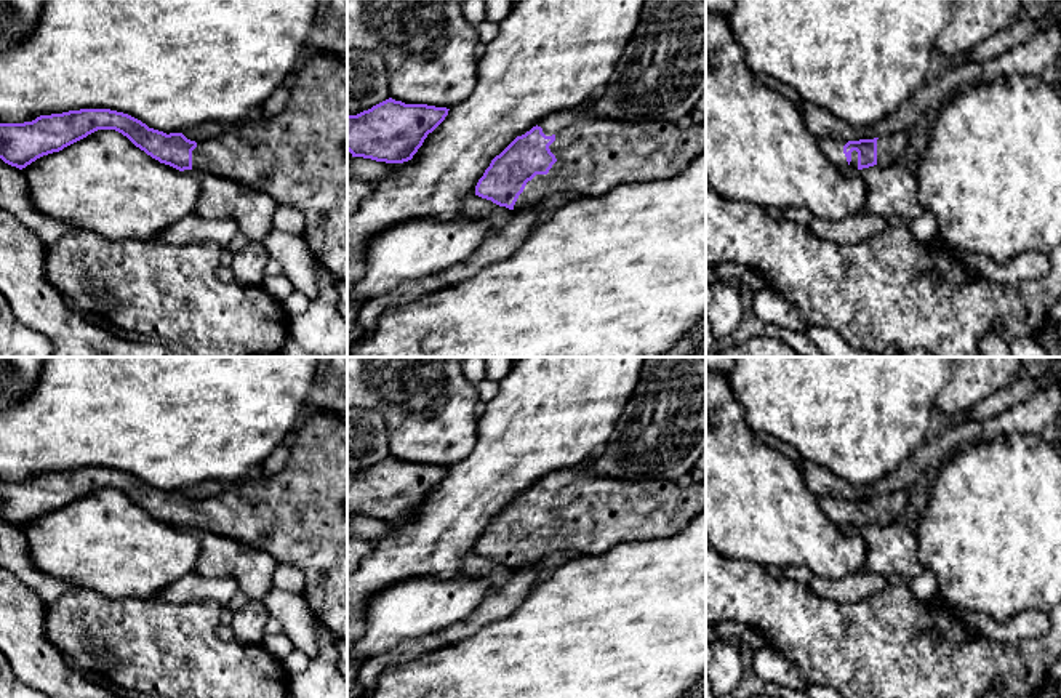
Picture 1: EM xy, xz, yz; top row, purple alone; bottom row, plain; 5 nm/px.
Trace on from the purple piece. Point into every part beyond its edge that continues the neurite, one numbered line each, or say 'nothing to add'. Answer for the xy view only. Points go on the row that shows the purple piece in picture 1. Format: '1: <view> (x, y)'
1: xy (300, 157)

